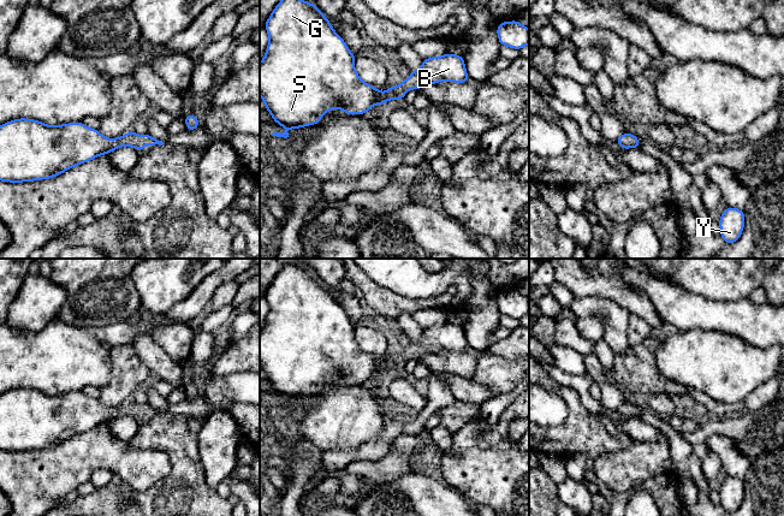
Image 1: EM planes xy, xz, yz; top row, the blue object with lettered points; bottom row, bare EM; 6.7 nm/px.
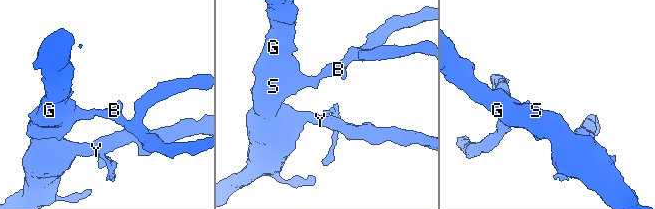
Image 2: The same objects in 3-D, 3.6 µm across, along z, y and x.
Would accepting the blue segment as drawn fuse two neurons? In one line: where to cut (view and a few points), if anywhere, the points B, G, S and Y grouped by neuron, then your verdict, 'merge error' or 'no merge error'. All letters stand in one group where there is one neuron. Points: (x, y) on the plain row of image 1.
cut none; groups B G S Y; no merge error

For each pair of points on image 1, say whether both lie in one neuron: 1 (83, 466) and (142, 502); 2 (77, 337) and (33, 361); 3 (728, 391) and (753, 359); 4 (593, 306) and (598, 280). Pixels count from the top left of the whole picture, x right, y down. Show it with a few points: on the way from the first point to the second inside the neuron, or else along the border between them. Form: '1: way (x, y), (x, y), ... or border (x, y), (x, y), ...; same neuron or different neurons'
1: border (113, 473), (131, 490), (136, 491); different neurons
2: way (66, 348), (54, 360), (43, 360); same neuron
3: way (729, 383), (744, 367); same neuron
4: border (575, 297), (601, 296), (622, 307); different neurons

